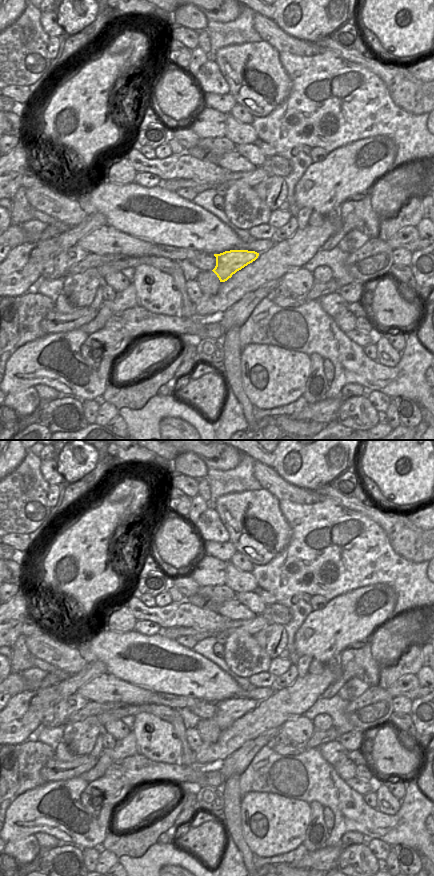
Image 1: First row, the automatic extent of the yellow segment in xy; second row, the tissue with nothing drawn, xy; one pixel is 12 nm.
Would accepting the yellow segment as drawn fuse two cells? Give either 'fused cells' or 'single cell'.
single cell

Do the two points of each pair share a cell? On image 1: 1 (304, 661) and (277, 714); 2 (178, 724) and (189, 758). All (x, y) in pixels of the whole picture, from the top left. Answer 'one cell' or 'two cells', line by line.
1: two cells
2: one cell

